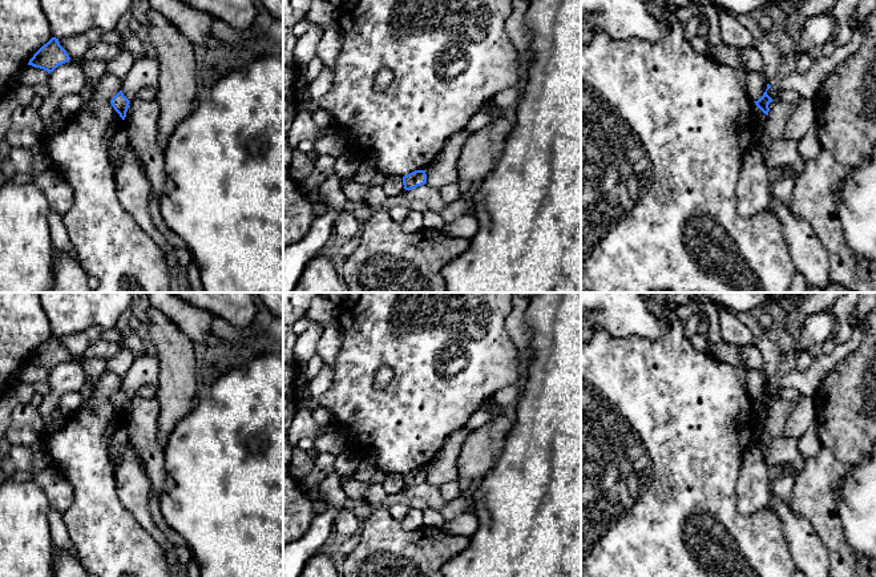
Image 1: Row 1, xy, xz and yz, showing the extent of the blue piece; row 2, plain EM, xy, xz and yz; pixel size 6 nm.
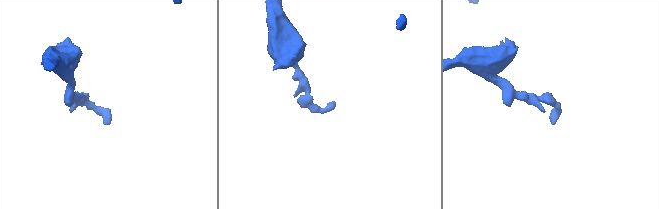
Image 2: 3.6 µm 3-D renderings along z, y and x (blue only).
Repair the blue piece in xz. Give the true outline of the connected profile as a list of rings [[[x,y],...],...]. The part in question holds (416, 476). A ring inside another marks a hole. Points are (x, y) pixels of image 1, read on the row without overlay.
[[[415,468],[403,475],[403,483],[405,488],[415,487],[427,481],[427,472],[425,468]]]

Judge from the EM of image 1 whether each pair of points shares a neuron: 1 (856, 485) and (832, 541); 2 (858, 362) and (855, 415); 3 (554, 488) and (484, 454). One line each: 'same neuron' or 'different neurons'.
1: different neurons
2: same neuron
3: different neurons

